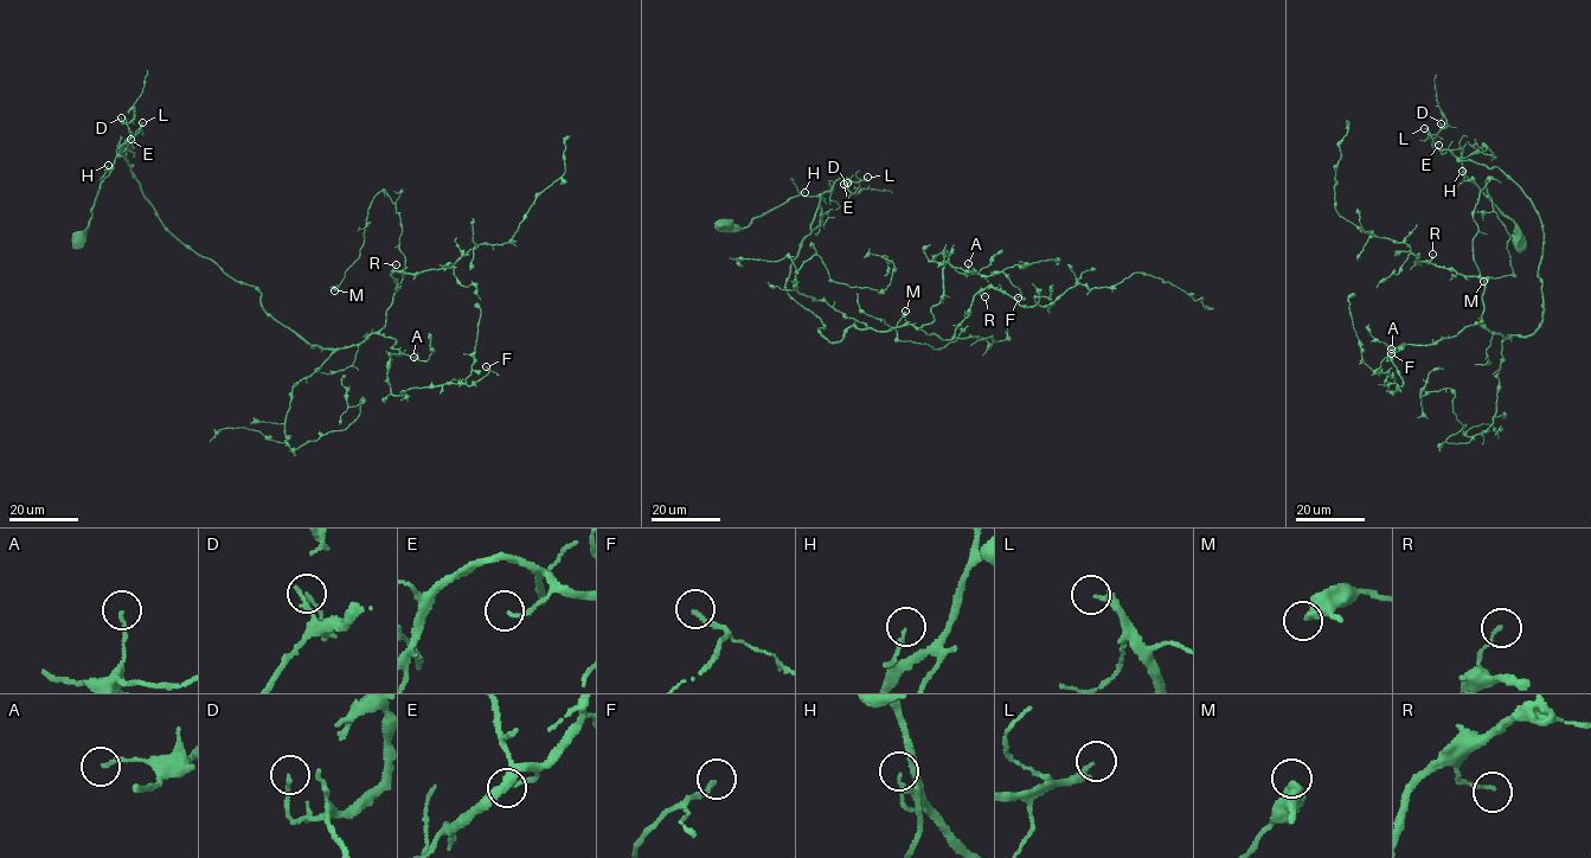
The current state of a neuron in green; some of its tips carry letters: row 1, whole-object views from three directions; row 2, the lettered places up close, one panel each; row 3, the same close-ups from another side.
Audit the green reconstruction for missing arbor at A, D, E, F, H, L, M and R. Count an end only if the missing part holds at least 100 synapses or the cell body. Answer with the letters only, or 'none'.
L

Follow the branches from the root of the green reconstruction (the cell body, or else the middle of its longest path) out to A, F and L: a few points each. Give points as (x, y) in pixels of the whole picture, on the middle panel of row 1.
A: (723, 223), (819, 197), (784, 287), (831, 341), (853, 326), (932, 324), (943, 266), (968, 263)
F: (723, 223), (819, 197), (784, 287), (831, 341), (932, 324), (942, 253), (929, 261), (1002, 271), (1018, 298)
L: (723, 223), (730, 221), (745, 228), (793, 197), (819, 197), (841, 178), (860, 181), (867, 177)

